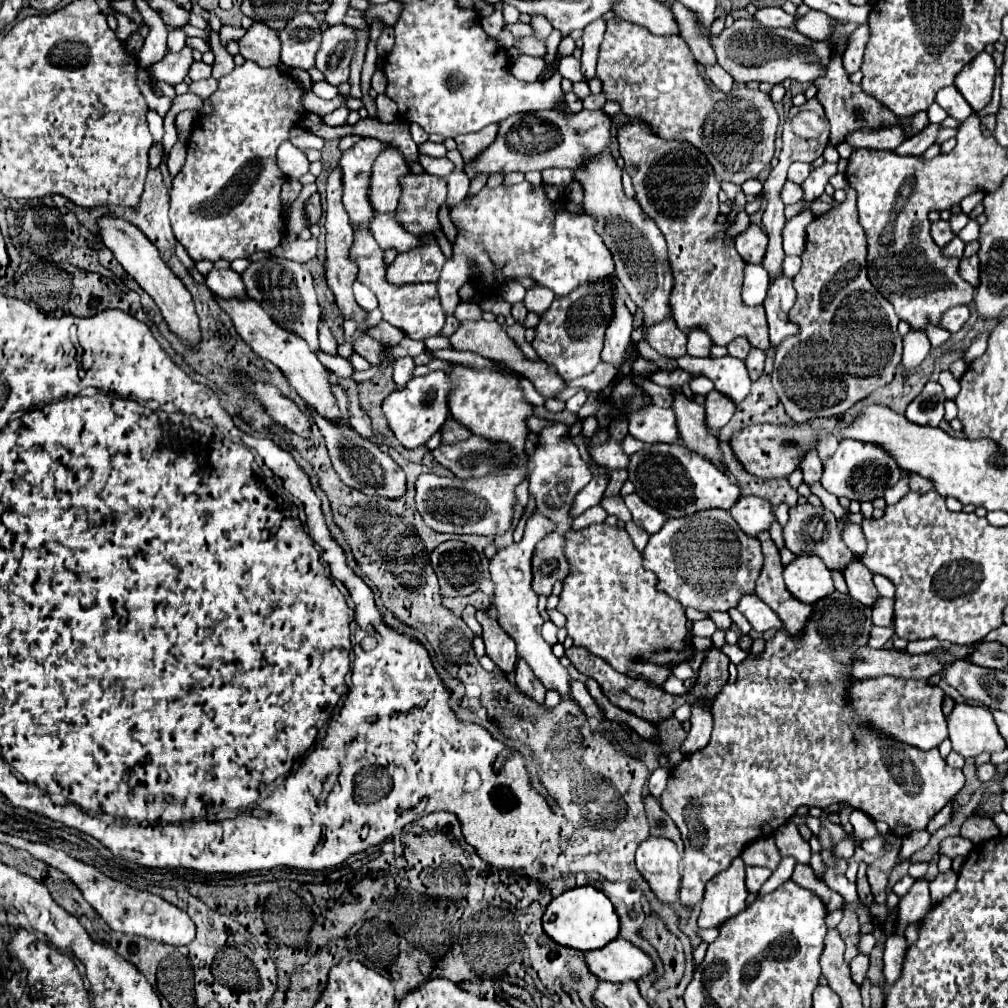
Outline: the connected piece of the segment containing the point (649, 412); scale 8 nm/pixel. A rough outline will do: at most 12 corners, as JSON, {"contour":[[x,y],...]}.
{"contour":[[650,406],[629,416],[641,442],[677,442],[671,408]]}

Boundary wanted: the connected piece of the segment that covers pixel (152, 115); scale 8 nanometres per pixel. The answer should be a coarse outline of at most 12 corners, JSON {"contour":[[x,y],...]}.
{"contour":[[157,112],[147,113],[153,144],[162,144],[163,118]]}

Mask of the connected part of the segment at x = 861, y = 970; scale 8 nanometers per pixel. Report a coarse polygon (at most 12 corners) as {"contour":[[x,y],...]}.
{"contour":[[869,956],[851,960],[851,976],[861,984],[869,970]]}

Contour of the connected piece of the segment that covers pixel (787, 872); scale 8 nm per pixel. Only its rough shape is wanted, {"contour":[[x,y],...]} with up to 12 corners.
{"contour":[[785,856],[779,868],[763,884],[759,894],[767,894],[779,888],[793,874],[795,860]]}

